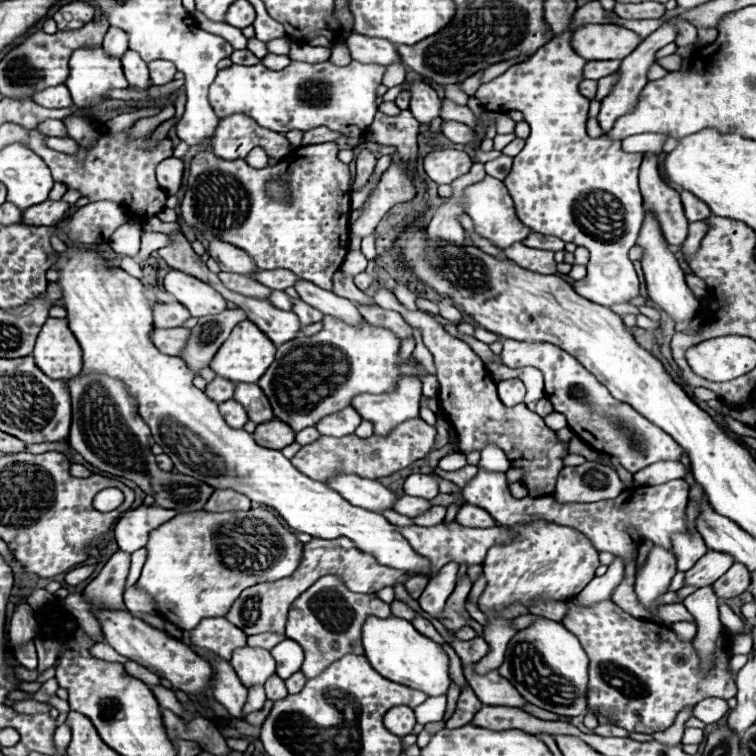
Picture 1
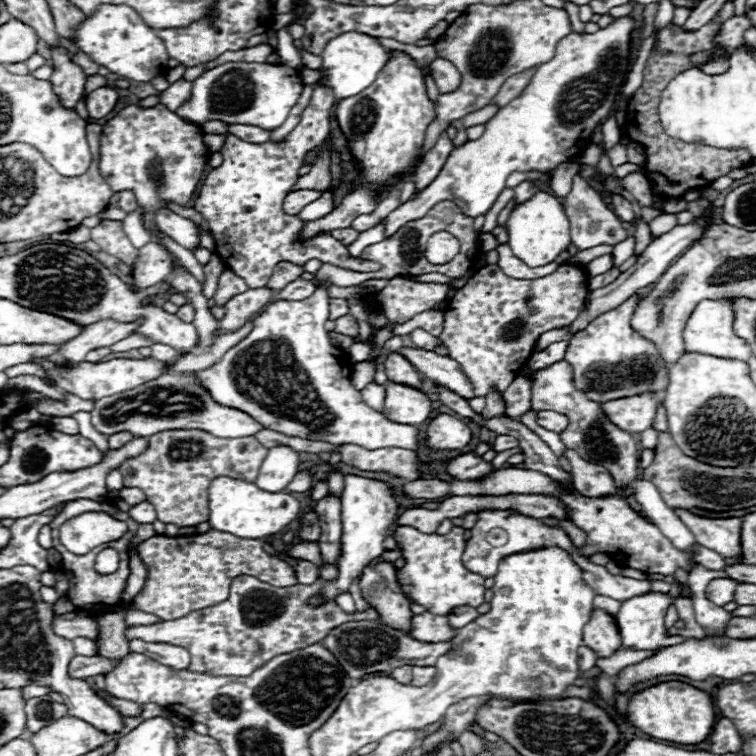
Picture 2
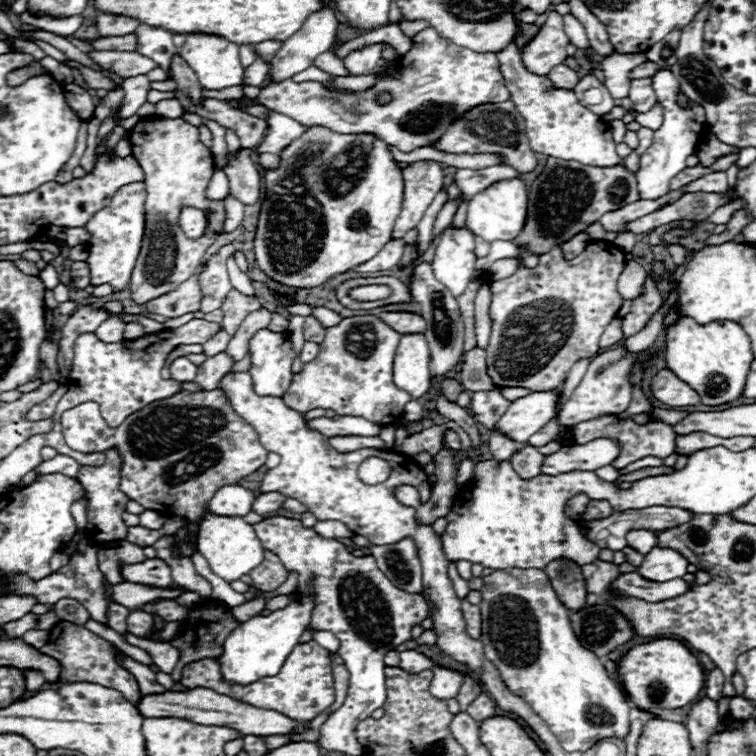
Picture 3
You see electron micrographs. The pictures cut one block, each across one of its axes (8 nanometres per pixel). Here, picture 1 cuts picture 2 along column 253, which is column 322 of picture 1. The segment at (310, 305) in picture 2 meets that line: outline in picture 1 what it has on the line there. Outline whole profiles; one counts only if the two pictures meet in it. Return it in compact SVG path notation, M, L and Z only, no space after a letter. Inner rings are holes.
M326 316L324 328L310 338L294 338L286 344L282 344L276 352L276 362L268 368L268 372L258 380L258 386L264 390L268 396L274 416L282 422L286 422L292 430L300 432L302 428L314 426L320 418L338 412L340 408L346 408L350 400L356 394L382 394L390 392L394 388L394 382L400 374L410 374L418 376L414 370L414 360L408 360L404 366L398 366L398 350L400 350L400 340L392 336L390 330L384 328L372 328L370 324L362 322L362 326L348 326L340 320L334 320Z

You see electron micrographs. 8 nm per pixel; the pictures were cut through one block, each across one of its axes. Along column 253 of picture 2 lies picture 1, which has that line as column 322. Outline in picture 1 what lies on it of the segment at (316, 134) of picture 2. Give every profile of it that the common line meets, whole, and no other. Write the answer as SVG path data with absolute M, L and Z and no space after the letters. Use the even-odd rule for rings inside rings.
M336 142L300 146L292 150L284 160L280 160L276 166L268 166L262 170L248 166L244 160L220 160L212 152L202 150L190 162L188 186L184 200L180 204L180 212L184 222L194 230L202 232L208 240L226 240L228 244L234 244L236 248L248 252L248 256L252 256L260 270L286 268L298 274L300 278L314 282L324 290L330 290L332 274L340 270L349 249L351 181L348 164L338 160ZM268 182L282 182L288 192L288 200L274 200L272 196L268 196Z

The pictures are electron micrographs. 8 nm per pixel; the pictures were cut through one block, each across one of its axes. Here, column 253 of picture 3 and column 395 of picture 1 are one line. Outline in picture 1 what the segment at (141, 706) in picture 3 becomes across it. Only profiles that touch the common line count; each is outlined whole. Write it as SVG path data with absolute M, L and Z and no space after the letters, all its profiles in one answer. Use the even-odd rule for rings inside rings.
M396 706L390 708L384 714L384 726L396 734L396 736L408 736L412 732L412 728L416 726L416 718L414 718L414 710L408 706Z

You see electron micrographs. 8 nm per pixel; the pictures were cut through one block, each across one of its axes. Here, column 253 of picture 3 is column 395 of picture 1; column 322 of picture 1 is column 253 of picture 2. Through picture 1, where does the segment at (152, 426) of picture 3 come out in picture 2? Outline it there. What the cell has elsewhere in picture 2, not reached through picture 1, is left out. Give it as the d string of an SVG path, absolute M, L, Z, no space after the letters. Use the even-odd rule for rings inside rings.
M164 430L148 438L148 448L120 466L124 486L140 488L148 502L154 504L156 516L164 524L176 524L178 528L196 526L208 520L208 486L218 476L238 476L238 478L254 478L266 458L268 448L262 446L254 436L250 438L216 438L204 430Z

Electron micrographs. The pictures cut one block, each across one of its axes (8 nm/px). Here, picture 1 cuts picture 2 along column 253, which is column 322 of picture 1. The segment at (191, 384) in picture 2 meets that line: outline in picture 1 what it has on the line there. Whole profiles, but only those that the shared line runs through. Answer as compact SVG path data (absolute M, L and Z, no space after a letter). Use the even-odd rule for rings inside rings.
M348 406L348 408L342 408L340 412L334 412L332 416L324 416L324 420L320 420L316 424L316 430L322 436L342 438L342 436L354 434L354 430L358 428L360 422L362 422L360 414L352 406Z

